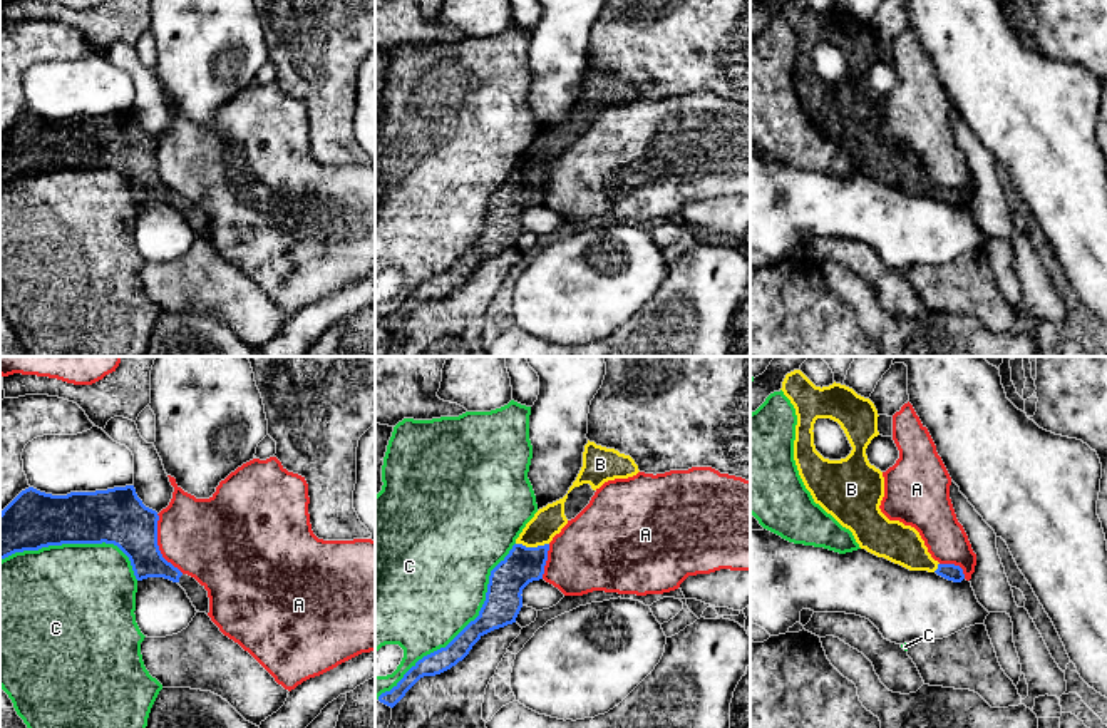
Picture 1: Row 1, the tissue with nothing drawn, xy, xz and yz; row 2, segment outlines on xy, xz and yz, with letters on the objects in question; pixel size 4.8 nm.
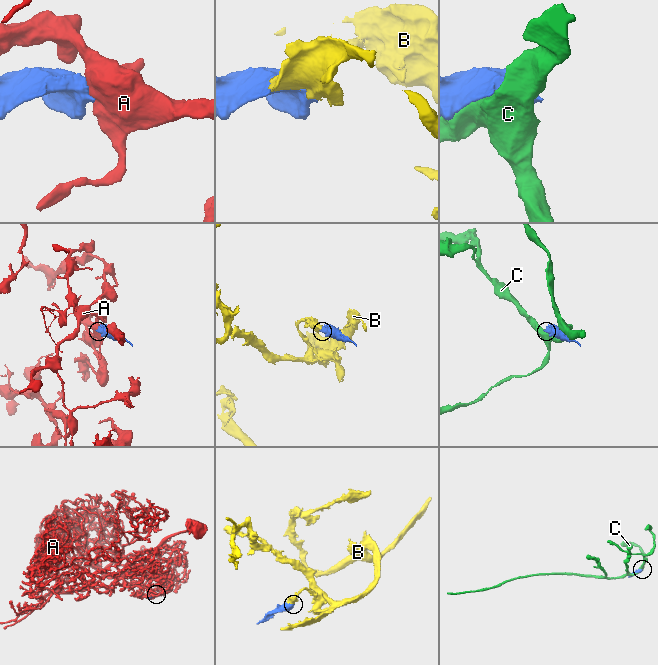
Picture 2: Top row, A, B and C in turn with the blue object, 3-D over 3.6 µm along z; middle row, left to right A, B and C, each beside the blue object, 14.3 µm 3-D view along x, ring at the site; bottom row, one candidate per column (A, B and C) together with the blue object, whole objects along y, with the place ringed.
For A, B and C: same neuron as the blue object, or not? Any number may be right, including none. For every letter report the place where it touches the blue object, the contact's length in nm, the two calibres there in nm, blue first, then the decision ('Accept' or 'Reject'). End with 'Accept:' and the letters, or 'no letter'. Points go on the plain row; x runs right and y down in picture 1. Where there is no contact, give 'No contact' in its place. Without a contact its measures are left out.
A: Touches blue at xy (158, 171). Shared border 320 nm. Thickness 280 nm (blue) against 400 nm. Reject
B: Touches blue at xz (533, 173). Shared border 160 nm. Thickness 180 nm (blue) against 140 nm. Accept
C: Touches blue at xz (464, 253). Shared border 1000 nm. Thickness 180 nm (blue) against 500 nm. Reject
Accept: B

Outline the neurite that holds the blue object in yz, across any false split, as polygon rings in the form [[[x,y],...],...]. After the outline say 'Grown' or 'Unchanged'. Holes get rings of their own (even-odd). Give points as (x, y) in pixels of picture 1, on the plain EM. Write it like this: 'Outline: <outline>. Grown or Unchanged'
Outline: [[[785,0],[780,15],[795,33],[794,85],[814,127],[842,152],[849,154],[861,174],[909,196],[936,197],[948,206],[961,208],[965,199],[960,191],[935,186],[914,152],[904,151],[899,146],[889,146],[879,134],[884,122],[884,102],[879,94],[869,89],[866,80],[868,70],[879,60],[879,40],[874,28],[857,20],[852,13],[836,7],[829,12],[816,12],[806,0]],[[817,44],[831,44],[841,50],[852,72],[846,84],[829,85],[816,75],[812,55]]]. Grown

